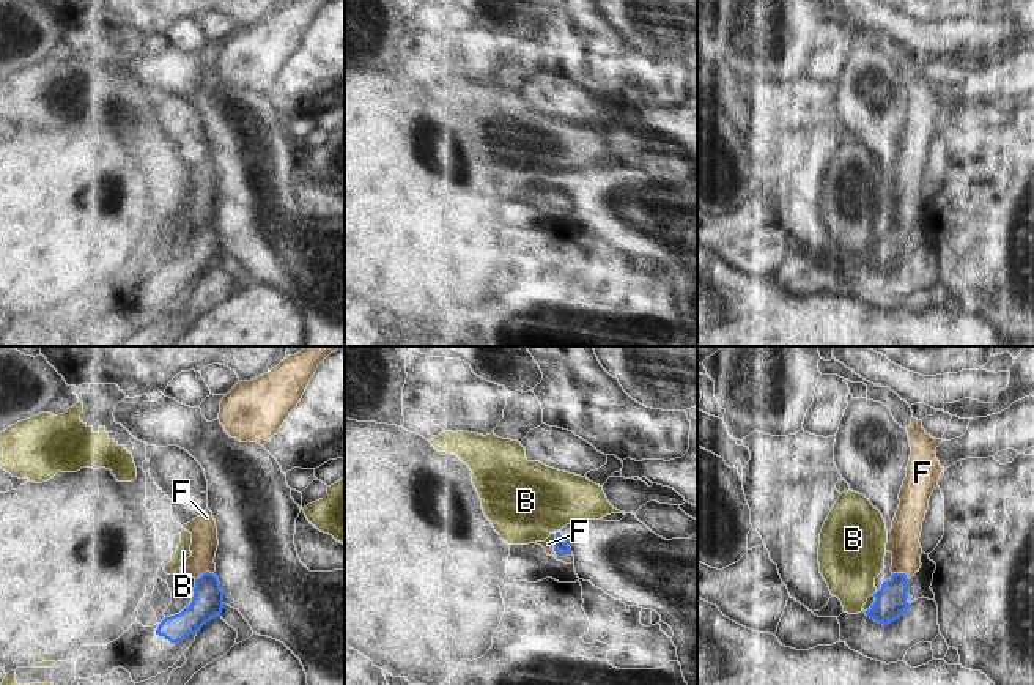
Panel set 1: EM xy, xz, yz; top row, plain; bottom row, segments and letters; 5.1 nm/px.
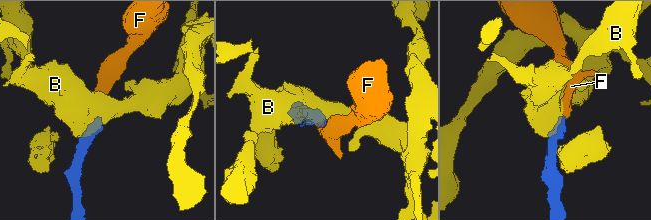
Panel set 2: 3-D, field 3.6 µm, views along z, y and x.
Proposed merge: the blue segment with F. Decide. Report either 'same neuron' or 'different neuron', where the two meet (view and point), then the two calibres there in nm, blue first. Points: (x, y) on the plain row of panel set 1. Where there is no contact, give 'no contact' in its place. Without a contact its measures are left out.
same neuron | xz (554, 197) | 70/60 nm

